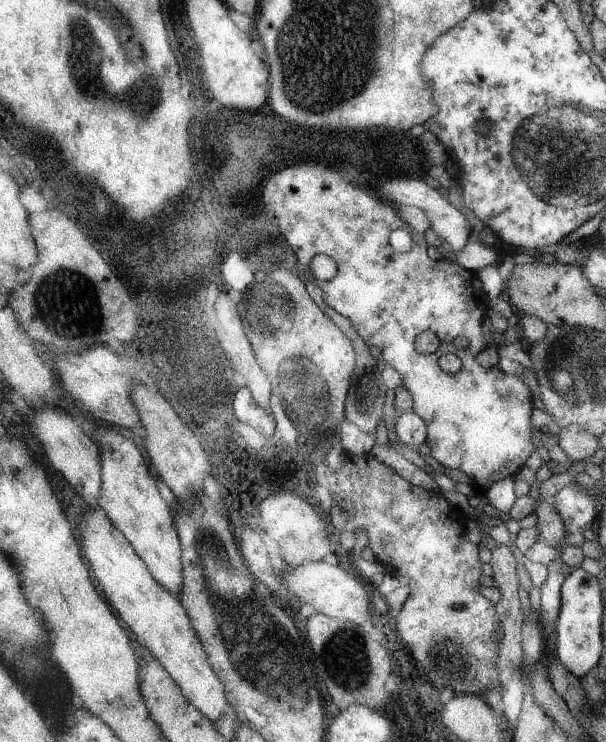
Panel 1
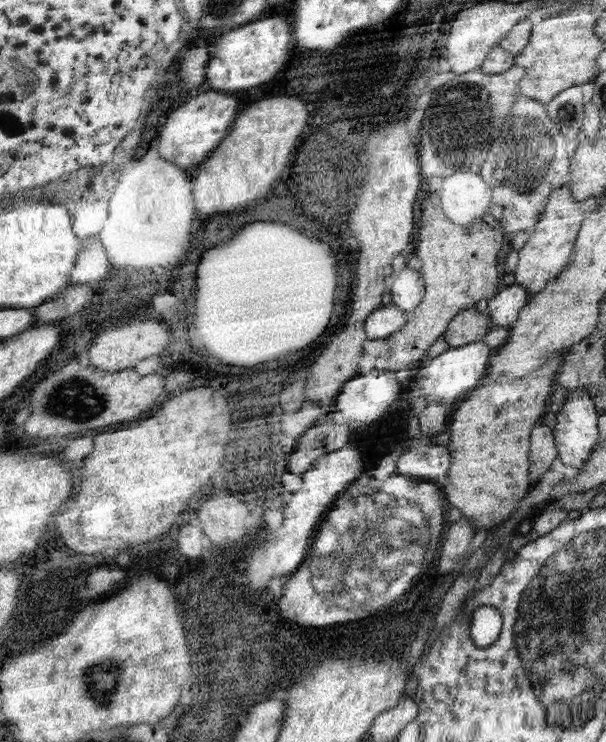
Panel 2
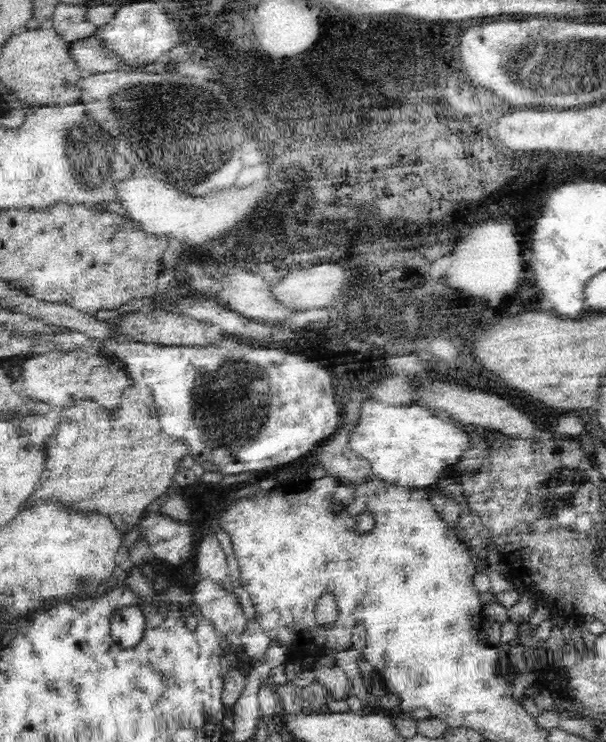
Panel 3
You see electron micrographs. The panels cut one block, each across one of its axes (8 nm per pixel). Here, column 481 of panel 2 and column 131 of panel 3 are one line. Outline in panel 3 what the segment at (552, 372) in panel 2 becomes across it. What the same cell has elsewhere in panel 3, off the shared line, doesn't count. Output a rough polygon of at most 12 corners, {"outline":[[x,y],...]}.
{"outline":[[148,386],[116,412],[62,410],[72,446],[22,510],[54,504],[126,534],[190,452],[154,412]]}

